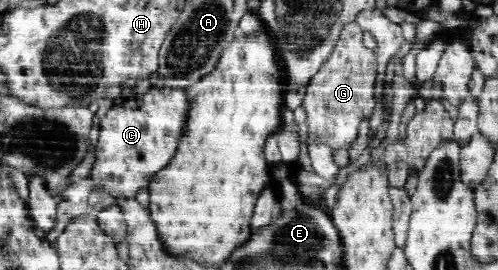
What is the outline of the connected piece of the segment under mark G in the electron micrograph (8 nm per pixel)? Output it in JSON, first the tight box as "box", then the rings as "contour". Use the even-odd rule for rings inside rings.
{"box":[303,19,376,150],"contour":[[[356,19],[345,24],[328,58],[308,80],[303,98],[309,127],[308,142],[328,143],[336,150],[345,148],[356,141],[358,125],[363,117],[371,116],[375,106],[376,57],[364,46],[364,33]]]}

